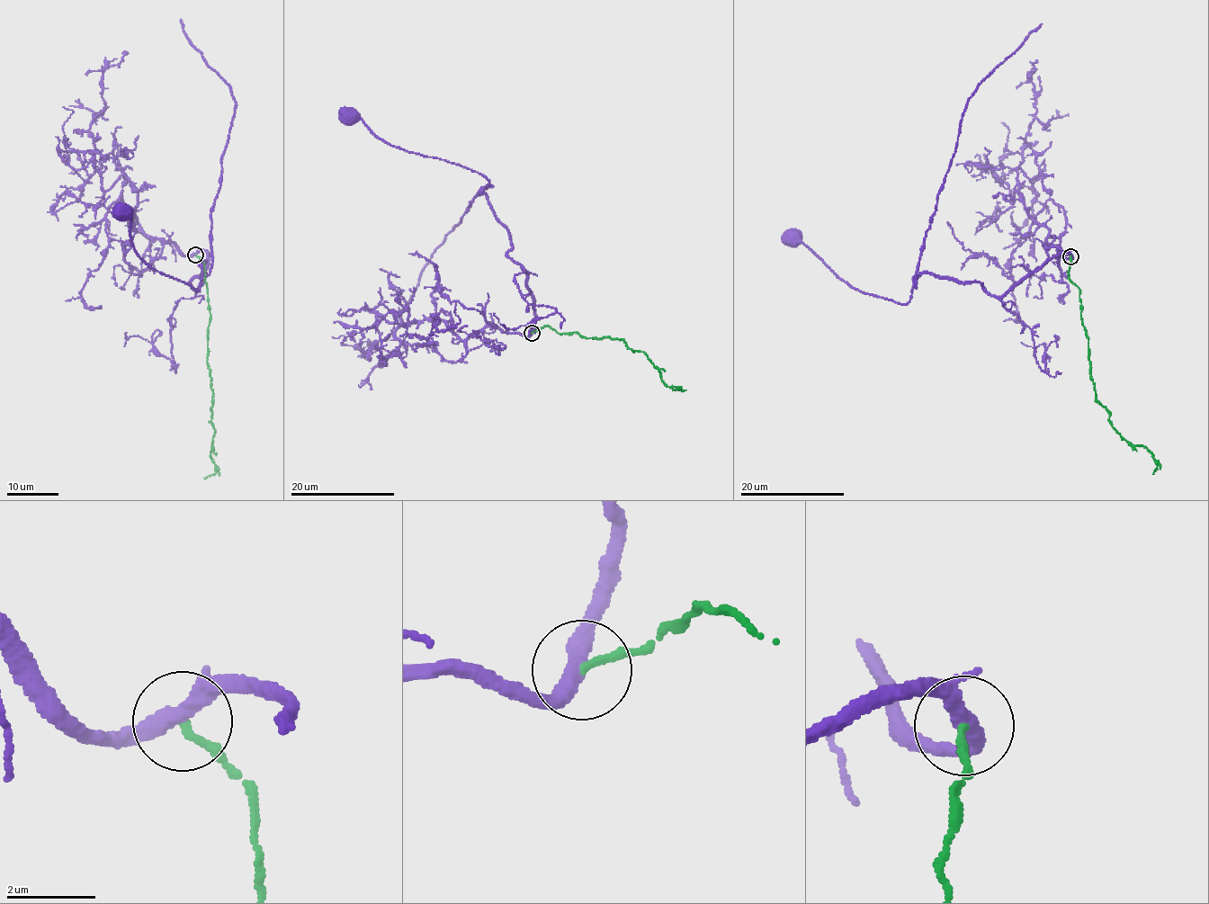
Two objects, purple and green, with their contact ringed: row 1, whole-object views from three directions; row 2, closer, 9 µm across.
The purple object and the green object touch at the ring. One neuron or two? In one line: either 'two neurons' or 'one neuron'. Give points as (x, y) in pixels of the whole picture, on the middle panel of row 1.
two neurons

